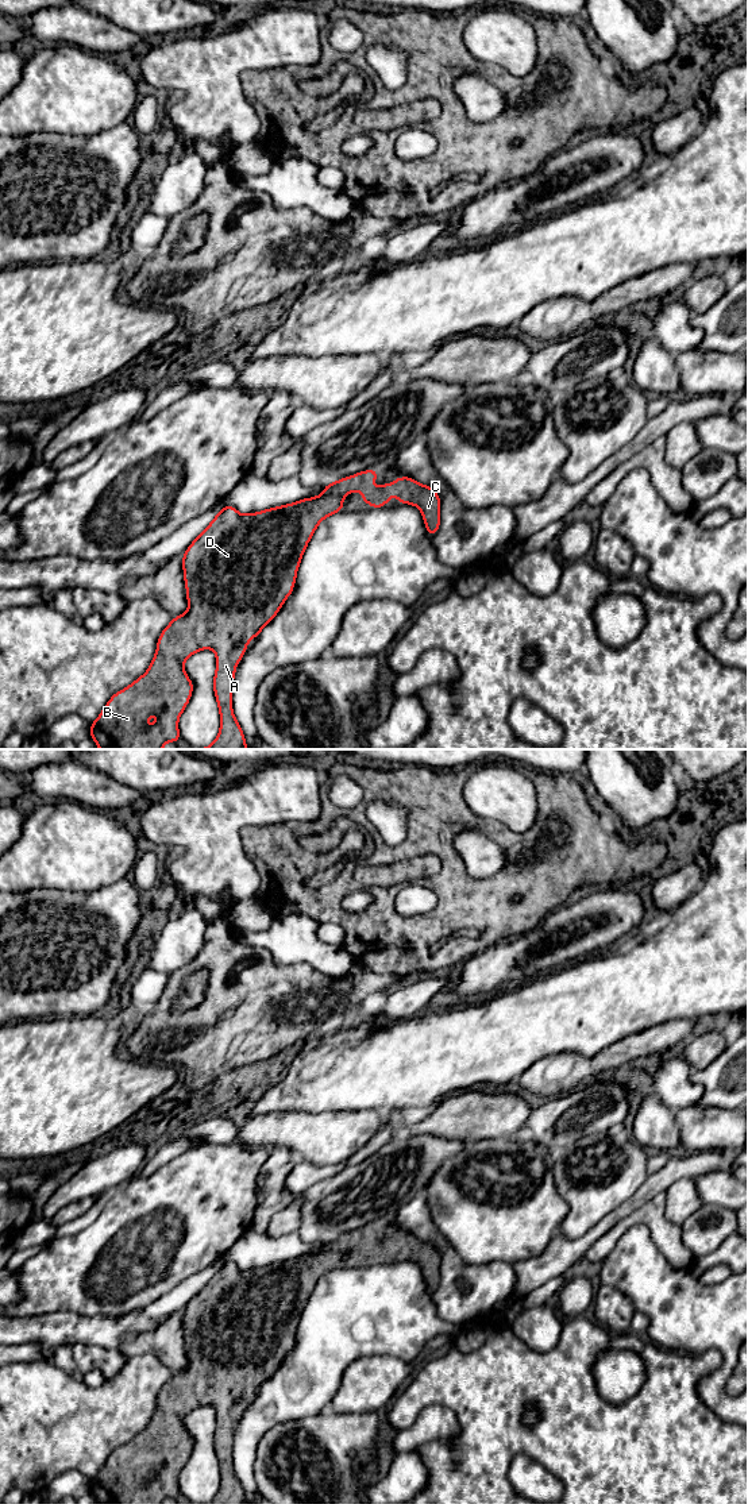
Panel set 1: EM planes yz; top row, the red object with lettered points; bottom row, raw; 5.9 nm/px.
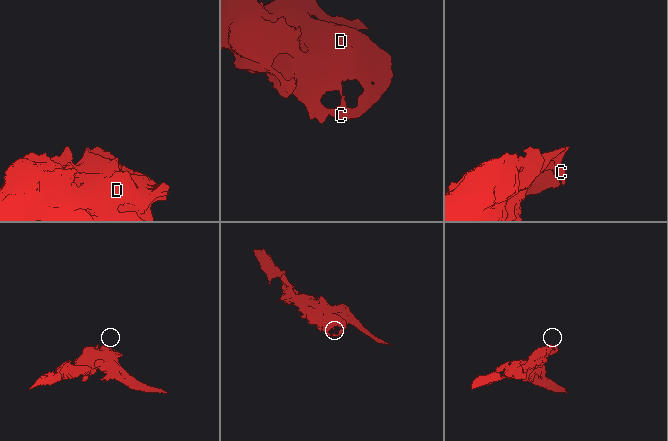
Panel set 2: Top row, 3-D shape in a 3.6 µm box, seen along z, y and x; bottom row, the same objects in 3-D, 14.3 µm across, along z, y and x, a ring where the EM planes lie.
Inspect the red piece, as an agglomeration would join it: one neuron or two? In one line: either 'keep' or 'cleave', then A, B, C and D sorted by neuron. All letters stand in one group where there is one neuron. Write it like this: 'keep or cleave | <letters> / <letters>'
keep | A B C D

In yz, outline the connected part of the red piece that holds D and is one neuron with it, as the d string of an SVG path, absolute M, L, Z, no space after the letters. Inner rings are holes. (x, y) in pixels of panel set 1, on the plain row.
M375 1225L365 1226L325 1241L317 1253L258 1269L240 1270L232 1261L225 1261L182 1312L188 1366L173 1373L162 1387L149 1426L128 1443L113 1450L97 1476L90 1480L90 1493L97 1503L163 1504L167 1497L181 1496L178 1474L193 1449L193 1439L184 1426L184 1419L190 1411L211 1404L216 1411L213 1447L219 1461L220 1486L207 1504L247 1504L243 1486L232 1468L235 1426L250 1396L277 1372L292 1350L301 1314L317 1281L325 1273L343 1266L346 1252L362 1247L362 1257L374 1265L386 1261L393 1249L398 1258L417 1262L429 1293L440 1283L440 1253L432 1243L410 1233L398 1233L390 1241L382 1238L375 1246L377 1233ZM158 1468L161 1470L157 1478L146 1482L146 1476Z

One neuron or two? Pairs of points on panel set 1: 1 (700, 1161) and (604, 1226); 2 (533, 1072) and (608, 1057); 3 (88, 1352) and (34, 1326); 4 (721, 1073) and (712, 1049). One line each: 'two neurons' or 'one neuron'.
1: one neuron
2: one neuron
3: two neurons
4: two neurons

